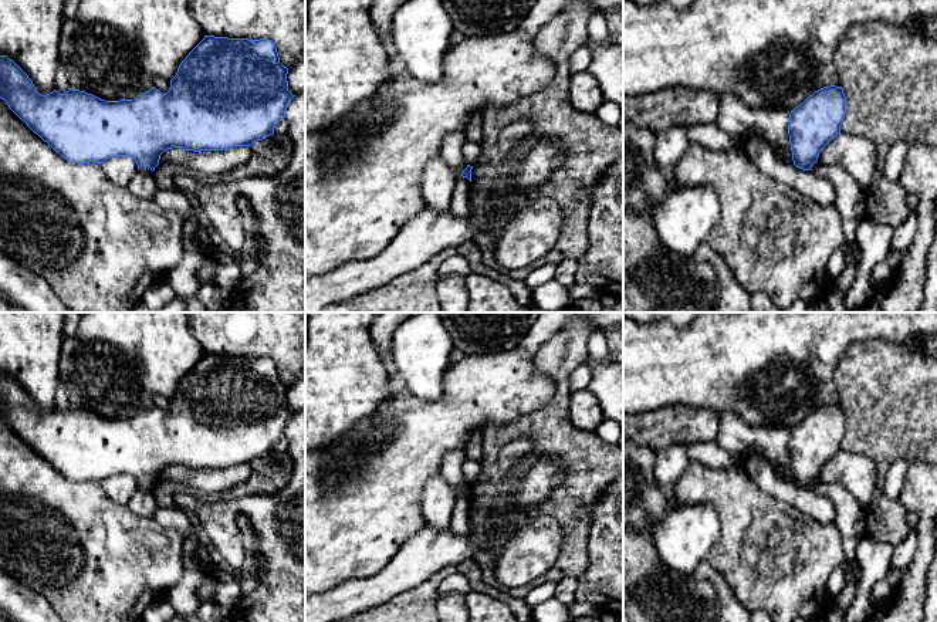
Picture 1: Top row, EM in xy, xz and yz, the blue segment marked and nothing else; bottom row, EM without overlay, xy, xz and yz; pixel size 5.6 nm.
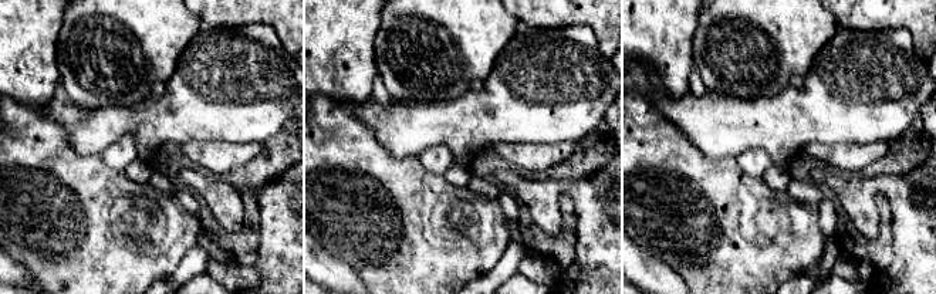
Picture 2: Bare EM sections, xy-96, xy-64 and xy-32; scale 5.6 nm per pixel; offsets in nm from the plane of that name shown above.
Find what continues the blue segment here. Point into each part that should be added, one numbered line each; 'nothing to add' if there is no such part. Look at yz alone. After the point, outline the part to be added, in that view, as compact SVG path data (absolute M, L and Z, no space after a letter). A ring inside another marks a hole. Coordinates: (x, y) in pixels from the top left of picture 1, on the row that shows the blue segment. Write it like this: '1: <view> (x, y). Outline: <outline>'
1: yz (851, 200). Outline: M818 165L812 166L809 172L826 179L838 190L833 206L842 217L846 241L856 244L856 229L866 217L866 193L840 166Z

